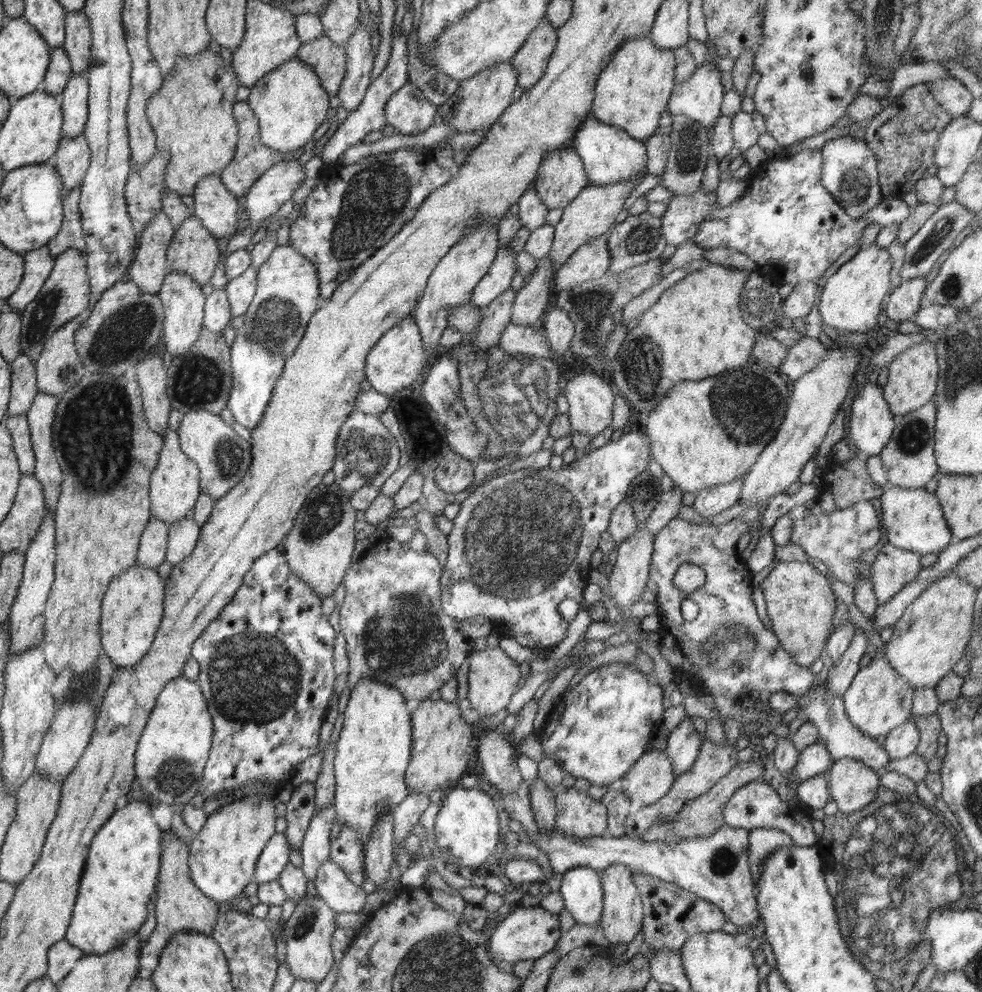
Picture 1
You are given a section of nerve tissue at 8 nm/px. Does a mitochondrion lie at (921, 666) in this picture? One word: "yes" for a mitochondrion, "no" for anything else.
no

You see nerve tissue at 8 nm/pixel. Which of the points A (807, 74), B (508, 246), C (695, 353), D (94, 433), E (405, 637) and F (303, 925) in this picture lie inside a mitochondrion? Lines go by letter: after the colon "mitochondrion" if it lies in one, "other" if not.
A: other
B: other
C: other
D: mitochondrion
E: mitochondrion
F: mitochondrion

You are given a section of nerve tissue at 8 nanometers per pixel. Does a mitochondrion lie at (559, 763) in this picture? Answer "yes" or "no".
no

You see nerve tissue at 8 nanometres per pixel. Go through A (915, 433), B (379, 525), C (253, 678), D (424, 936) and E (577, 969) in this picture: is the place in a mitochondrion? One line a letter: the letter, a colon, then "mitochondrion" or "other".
A: mitochondrion
B: other
C: mitochondrion
D: mitochondrion
E: mitochondrion

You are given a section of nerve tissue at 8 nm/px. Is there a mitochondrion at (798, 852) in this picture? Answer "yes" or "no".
no

